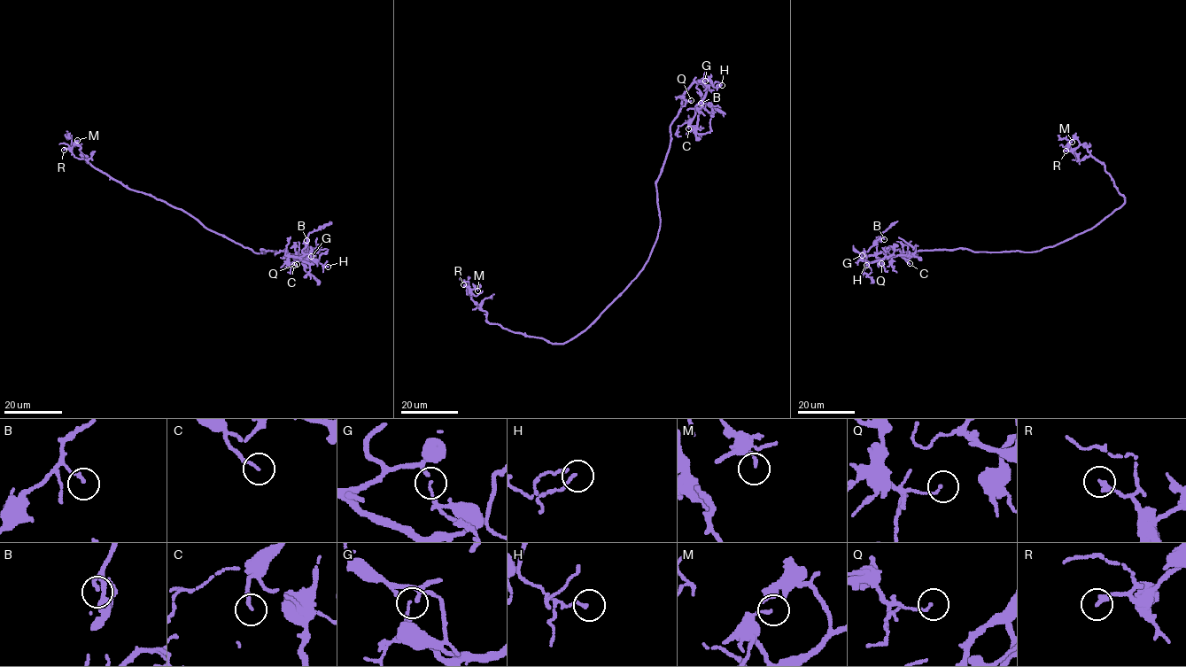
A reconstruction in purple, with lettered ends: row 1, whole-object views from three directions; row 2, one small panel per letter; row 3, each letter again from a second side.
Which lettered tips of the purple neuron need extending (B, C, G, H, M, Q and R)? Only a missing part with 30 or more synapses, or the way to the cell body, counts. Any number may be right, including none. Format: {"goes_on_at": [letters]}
{"goes_on_at": []}

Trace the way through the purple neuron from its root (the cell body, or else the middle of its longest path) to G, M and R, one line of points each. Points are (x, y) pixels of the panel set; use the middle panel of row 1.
G: (648, 258), (660, 225), (655, 181), (670, 125), (685, 91), (694, 82), (708, 87), (705, 81)
M: (648, 258), (592, 322), (563, 343), (491, 324), (471, 298), (470, 291), (477, 290)
R: (648, 258), (638, 275), (592, 322), (563, 343), (551, 343), (491, 324), (487, 314), (463, 284)

